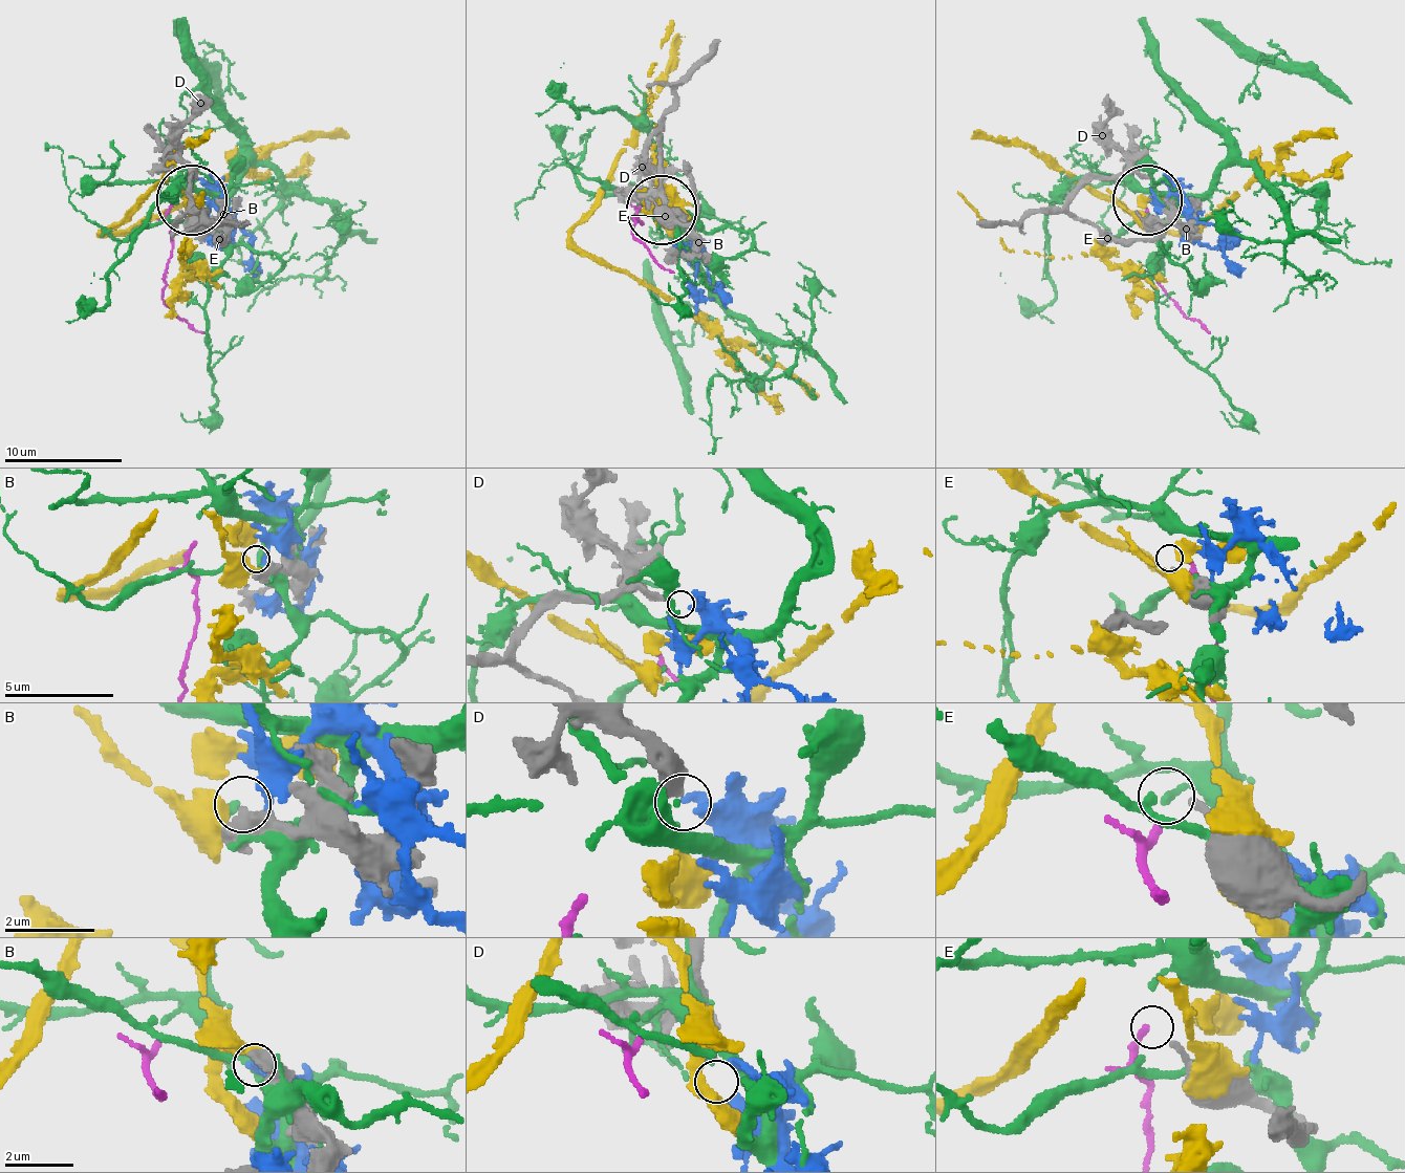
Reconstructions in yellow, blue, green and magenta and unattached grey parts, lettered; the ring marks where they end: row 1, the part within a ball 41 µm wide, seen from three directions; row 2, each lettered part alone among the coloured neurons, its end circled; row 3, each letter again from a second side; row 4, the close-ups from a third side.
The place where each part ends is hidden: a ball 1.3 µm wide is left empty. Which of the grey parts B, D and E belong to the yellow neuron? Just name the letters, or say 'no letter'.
B

